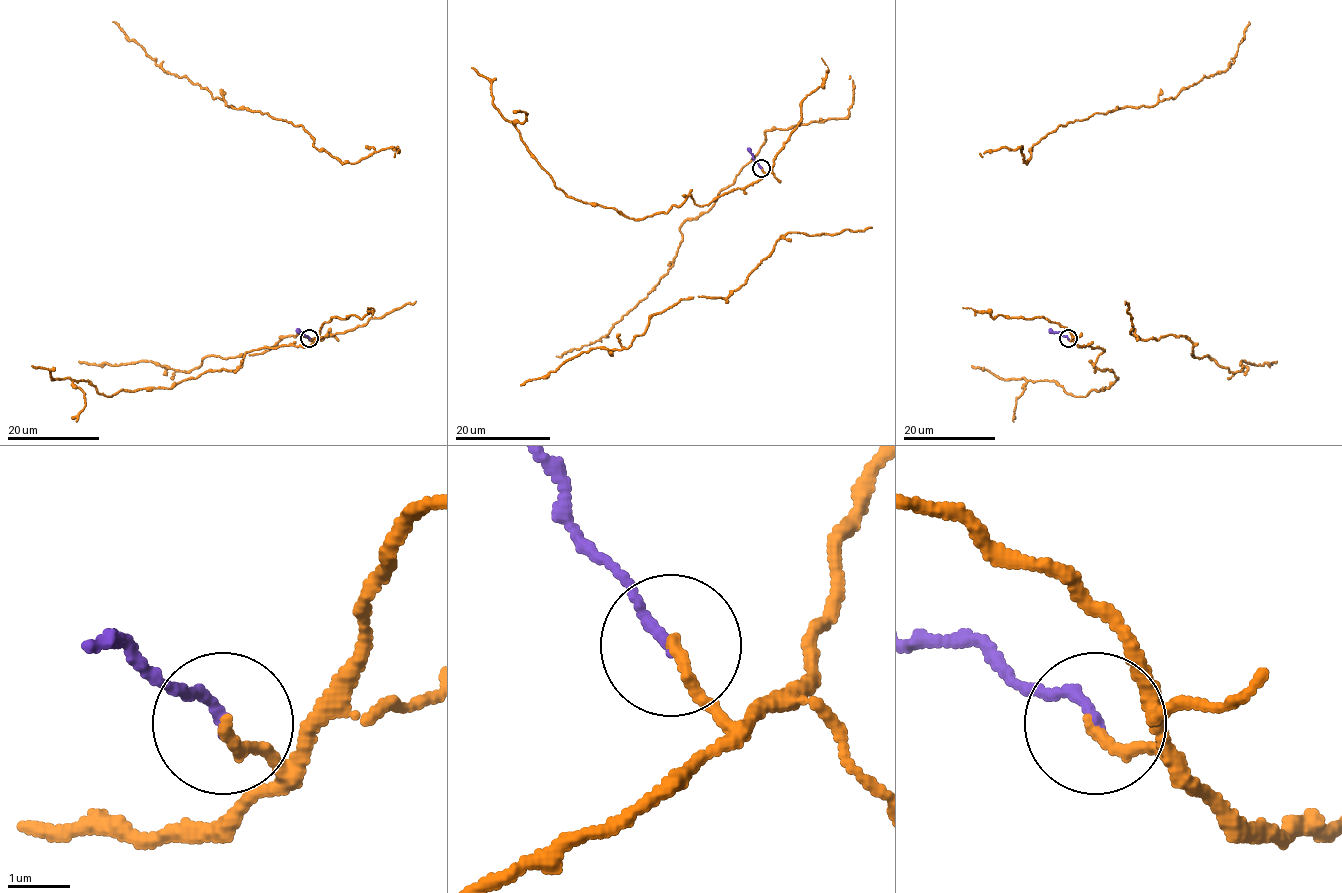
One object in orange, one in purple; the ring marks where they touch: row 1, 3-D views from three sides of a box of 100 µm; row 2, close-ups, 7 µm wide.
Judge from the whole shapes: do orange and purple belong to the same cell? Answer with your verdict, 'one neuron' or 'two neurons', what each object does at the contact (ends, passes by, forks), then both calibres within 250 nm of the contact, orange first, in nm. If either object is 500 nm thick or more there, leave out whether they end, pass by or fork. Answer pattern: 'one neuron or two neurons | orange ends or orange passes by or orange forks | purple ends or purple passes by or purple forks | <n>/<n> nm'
one neuron | orange ends | purple ends | 180/170 nm

